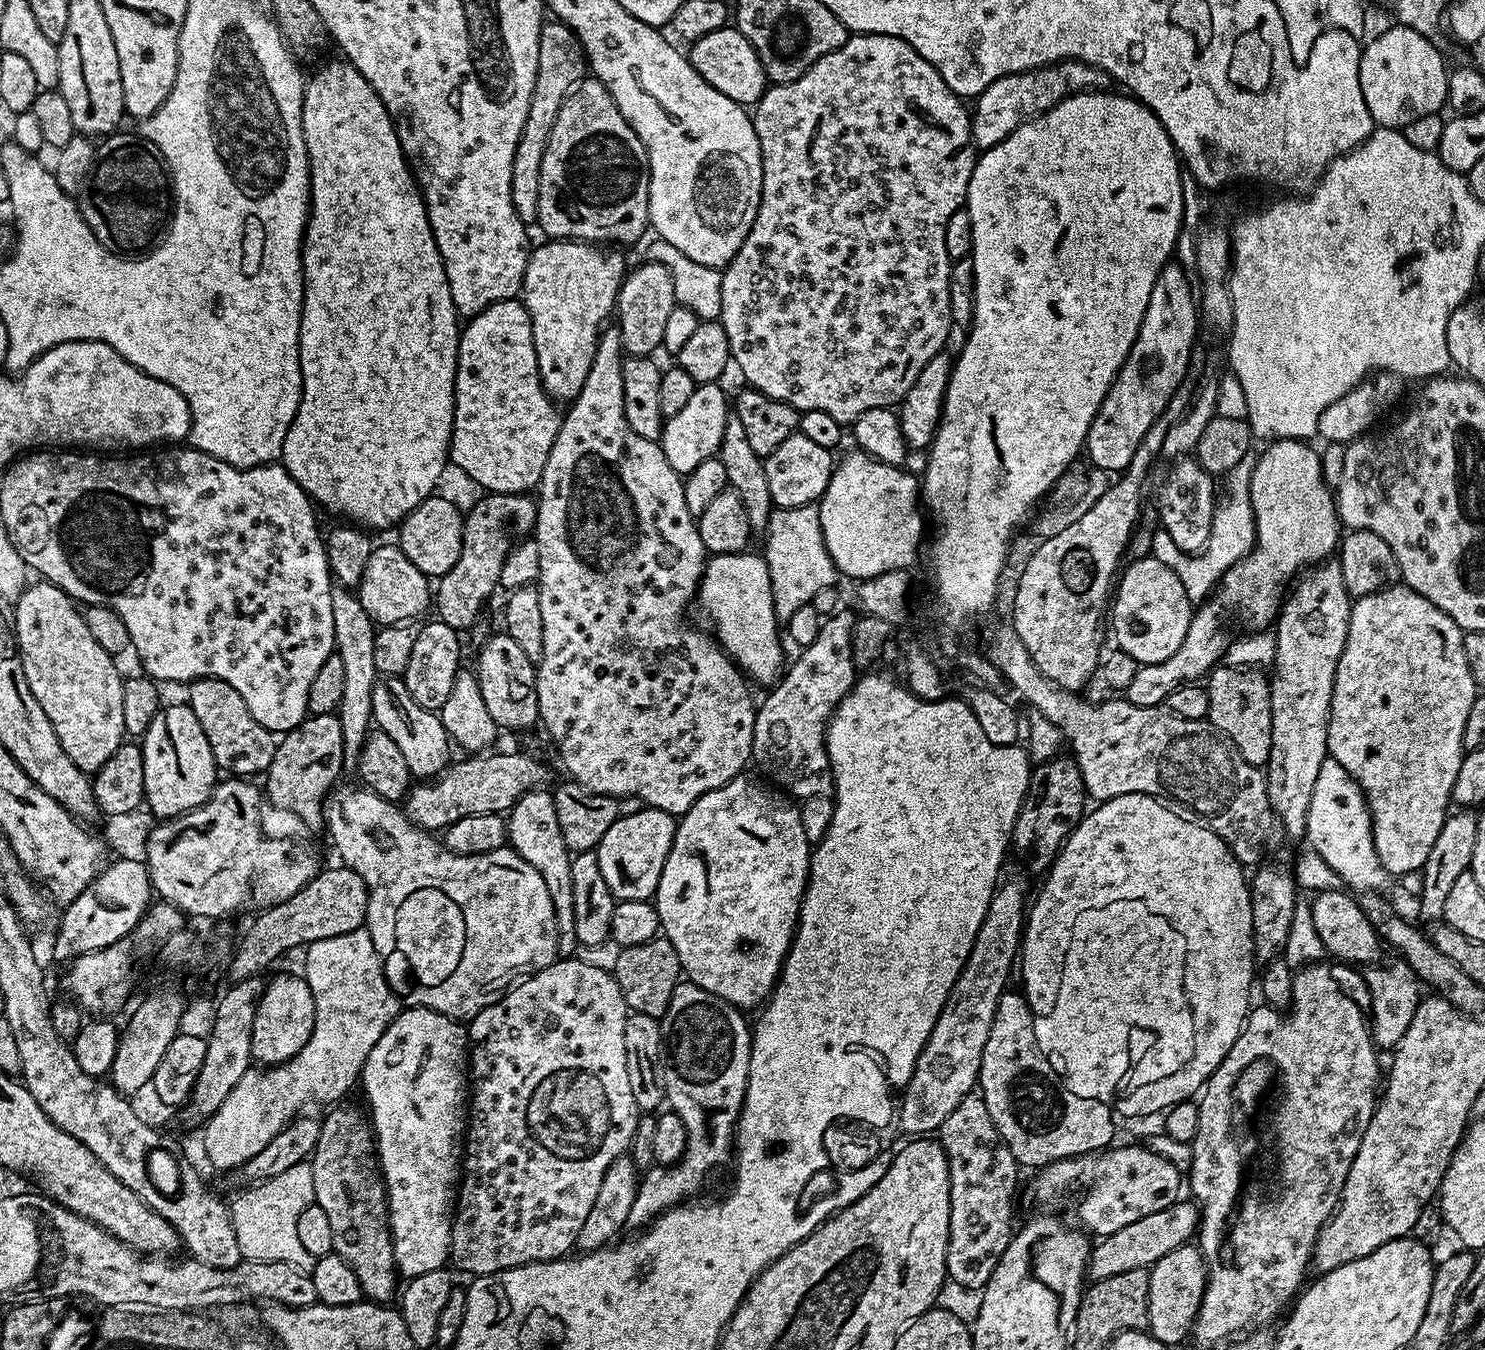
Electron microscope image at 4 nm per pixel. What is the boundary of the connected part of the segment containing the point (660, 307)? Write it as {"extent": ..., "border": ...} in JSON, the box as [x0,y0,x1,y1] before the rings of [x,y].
{"extent":[615,263,678,357],"border":[[[641,263],[641,268],[636,268],[627,273],[624,284],[620,287],[620,293],[616,299],[615,315],[620,315],[618,327],[620,329],[620,342],[623,351],[628,356],[651,357],[655,348],[659,349],[662,345],[662,334],[666,331],[666,321],[670,319],[670,310],[674,310],[678,305],[674,294],[674,280],[670,278],[670,270],[661,264]]]}

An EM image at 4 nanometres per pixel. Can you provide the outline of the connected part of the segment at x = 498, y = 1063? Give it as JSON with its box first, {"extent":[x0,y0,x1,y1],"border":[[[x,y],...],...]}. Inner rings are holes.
{"extent":[450,958,638,1277],"border":[[[558,958],[553,964],[546,966],[546,970],[534,974],[526,982],[522,982],[518,987],[509,990],[501,1000],[486,1006],[479,1014],[471,1017],[470,1023],[466,1028],[470,1045],[470,1111],[466,1116],[466,1139],[462,1157],[462,1183],[458,1188],[458,1203],[455,1205],[452,1218],[452,1250],[450,1253],[451,1263],[453,1265],[456,1263],[462,1271],[469,1272],[469,1277],[489,1276],[507,1268],[517,1268],[523,1264],[537,1264],[547,1260],[559,1260],[569,1255],[576,1248],[578,1230],[582,1230],[582,1225],[586,1223],[586,1218],[590,1215],[592,1207],[594,1207],[594,1198],[602,1187],[602,1178],[606,1178],[606,1170],[610,1170],[610,1162],[614,1162],[614,1158],[625,1155],[631,1149],[632,1139],[635,1136],[638,1109],[634,1102],[634,1094],[630,1094],[630,1077],[626,1074],[626,1018],[629,1014],[628,1003],[622,998],[622,990],[618,986],[616,977],[612,972],[598,970],[598,966],[586,966],[586,962],[575,958]]]}

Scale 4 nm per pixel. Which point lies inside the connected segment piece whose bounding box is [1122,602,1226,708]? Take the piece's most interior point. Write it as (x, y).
(1202, 650)

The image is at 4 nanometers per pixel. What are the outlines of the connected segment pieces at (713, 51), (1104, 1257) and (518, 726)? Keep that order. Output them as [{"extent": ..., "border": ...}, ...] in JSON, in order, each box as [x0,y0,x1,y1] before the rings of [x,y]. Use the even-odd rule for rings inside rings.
[{"extent":[686,27,766,106],"border":[[[736,27],[714,30],[714,34],[706,34],[706,38],[691,41],[689,48],[692,49],[687,49],[686,55],[694,70],[698,70],[698,74],[702,74],[702,78],[706,78],[706,82],[714,86],[714,90],[726,94],[726,98],[745,106],[754,106],[764,95],[766,77],[762,62],[754,46],[746,42],[746,38]]]},{"extent":[1086,1202,1201,1282],"border":[[[1177,1202],[1166,1210],[1158,1210],[1155,1214],[1146,1214],[1146,1218],[1138,1218],[1138,1222],[1130,1222],[1130,1226],[1122,1226],[1122,1230],[1114,1230],[1114,1234],[1099,1237],[1091,1245],[1088,1254],[1086,1276],[1095,1282],[1114,1278],[1114,1274],[1126,1274],[1126,1270],[1135,1268],[1151,1269],[1170,1250],[1178,1250],[1189,1243],[1197,1235],[1200,1226],[1201,1209],[1195,1203]]]},{"extent":[474,634,540,732],"border":[[[507,634],[499,635],[485,642],[474,665],[486,710],[490,710],[490,718],[494,718],[497,729],[509,728],[512,732],[520,732],[523,728],[537,727],[540,711],[536,693],[536,664],[526,658],[526,653],[518,647],[514,638]]]}]

